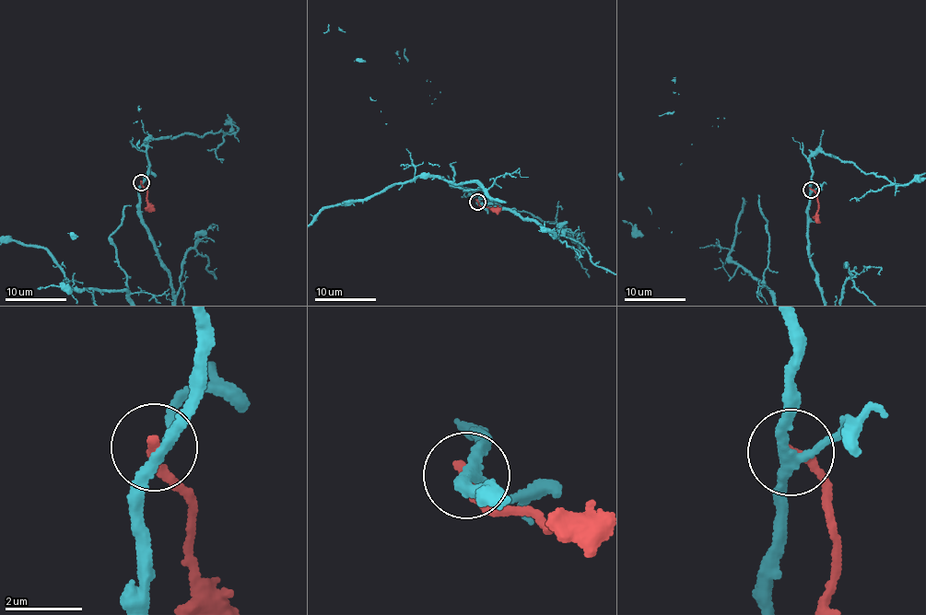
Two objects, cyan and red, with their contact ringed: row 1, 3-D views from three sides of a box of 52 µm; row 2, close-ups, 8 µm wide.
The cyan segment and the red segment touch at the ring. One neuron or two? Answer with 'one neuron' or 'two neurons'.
two neurons

